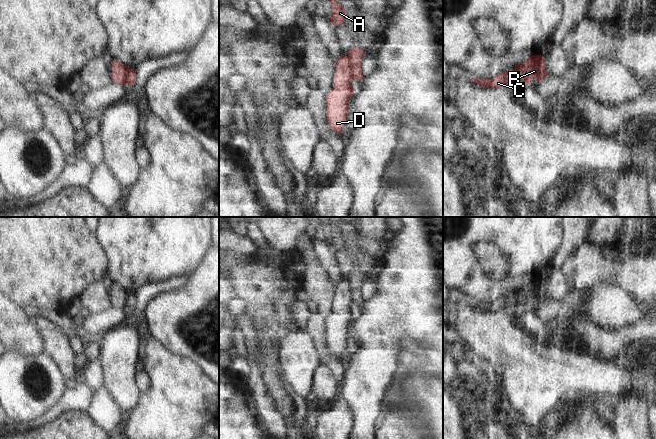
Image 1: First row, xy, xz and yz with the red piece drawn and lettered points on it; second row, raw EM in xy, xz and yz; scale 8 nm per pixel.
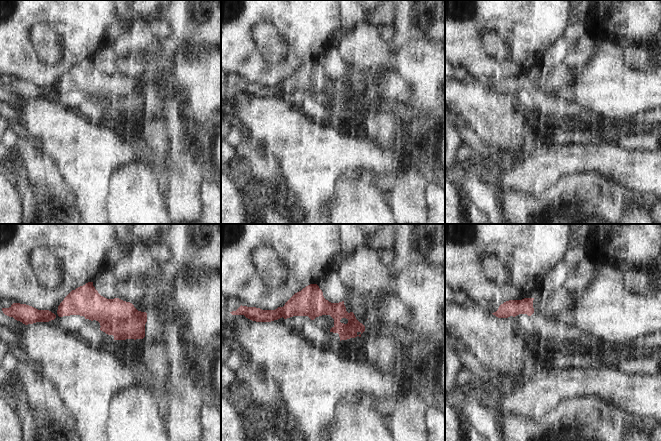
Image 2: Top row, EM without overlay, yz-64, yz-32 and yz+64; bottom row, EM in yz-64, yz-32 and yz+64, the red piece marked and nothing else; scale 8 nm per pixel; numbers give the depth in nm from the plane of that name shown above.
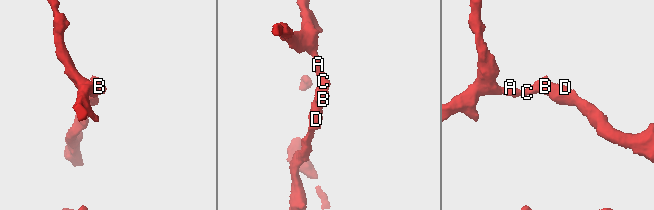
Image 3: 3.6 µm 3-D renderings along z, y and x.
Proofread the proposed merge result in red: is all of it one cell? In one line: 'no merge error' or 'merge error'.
merge error

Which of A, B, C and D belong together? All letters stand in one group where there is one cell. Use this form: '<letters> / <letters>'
A C / B D

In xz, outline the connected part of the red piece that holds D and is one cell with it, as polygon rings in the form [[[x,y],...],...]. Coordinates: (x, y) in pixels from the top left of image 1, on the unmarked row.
[[[342,279],[335,287],[333,313],[326,318],[327,344],[333,355],[341,359],[349,337],[348,327],[354,319],[352,294],[348,280]]]

